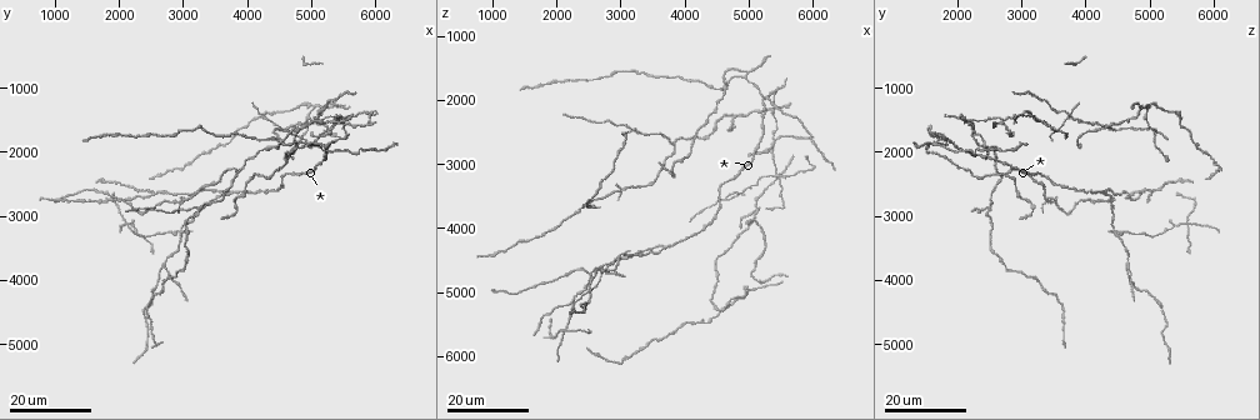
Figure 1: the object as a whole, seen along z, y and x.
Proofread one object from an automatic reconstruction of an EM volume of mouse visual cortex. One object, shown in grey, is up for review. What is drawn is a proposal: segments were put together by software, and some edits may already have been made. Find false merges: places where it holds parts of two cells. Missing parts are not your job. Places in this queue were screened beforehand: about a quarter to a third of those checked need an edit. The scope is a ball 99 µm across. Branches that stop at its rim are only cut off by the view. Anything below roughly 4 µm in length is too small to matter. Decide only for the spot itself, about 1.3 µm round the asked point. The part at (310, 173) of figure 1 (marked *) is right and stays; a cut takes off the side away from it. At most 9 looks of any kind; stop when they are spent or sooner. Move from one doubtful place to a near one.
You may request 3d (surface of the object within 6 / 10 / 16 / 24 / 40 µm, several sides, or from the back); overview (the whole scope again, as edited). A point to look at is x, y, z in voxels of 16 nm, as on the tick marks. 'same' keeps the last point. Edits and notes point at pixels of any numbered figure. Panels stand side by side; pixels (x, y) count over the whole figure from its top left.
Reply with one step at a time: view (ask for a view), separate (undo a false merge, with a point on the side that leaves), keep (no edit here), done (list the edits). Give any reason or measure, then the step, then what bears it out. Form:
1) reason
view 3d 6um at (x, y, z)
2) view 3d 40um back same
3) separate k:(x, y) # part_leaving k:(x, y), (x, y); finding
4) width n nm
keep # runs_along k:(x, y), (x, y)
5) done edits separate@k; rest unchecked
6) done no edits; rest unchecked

view 3d 24um at (4150, 2350, 2600)

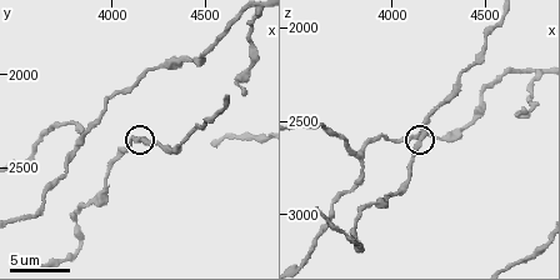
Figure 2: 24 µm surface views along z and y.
closer look
view 3d 10um at (4120, 2340, 2640)

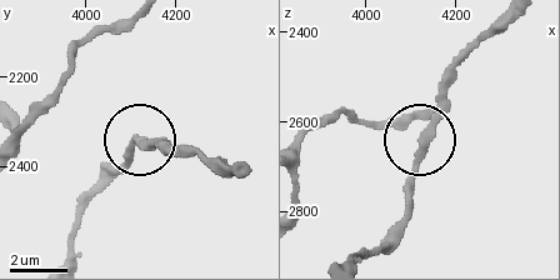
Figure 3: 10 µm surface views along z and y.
side_arm 23 um
keep # runs_along 3:(498, 26), (461, 63), (445, 113), (421, 141), (411, 210); continuous, no second cell

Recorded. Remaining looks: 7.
three arms meet
view 3d 24um at (5250, 2000, 2000)

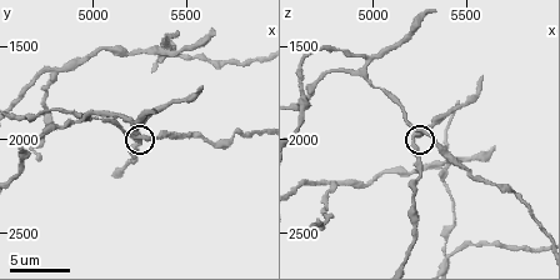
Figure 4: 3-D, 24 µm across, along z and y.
closer look
view 3d 6um at (5280, 2000, 1960)

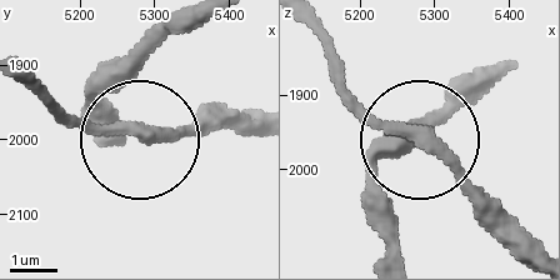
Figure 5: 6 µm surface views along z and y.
width 220 nm
keep # runs_along 5:(388, 256), (376, 173), (413, 136), (539, 251); all the same cell

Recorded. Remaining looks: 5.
small branch off a trunk
view 3d 16um at (5400, 1500, 2140)

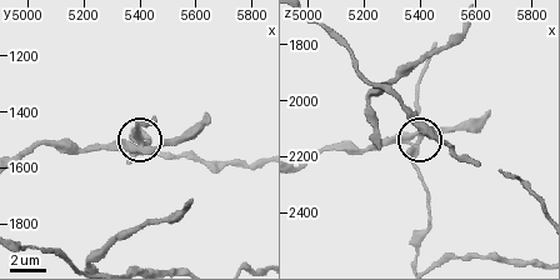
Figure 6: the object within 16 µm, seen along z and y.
width 290 nm
separate 6:(140, 134) # part_leaving 6:(419, 134), (414, 164), (428, 200), (428, 223), (416, 258); two cells meet here

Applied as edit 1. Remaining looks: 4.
three-way junction
view 3d 24um at (3250, 2900, 2500)

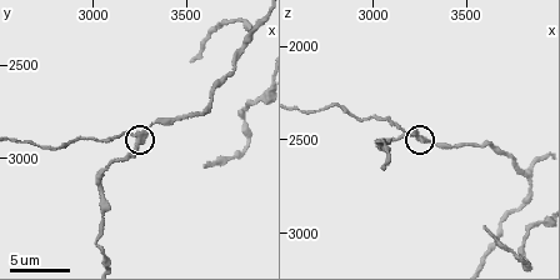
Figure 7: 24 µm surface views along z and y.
closer look
view 3d 6um at (3260, 2900, 2500)

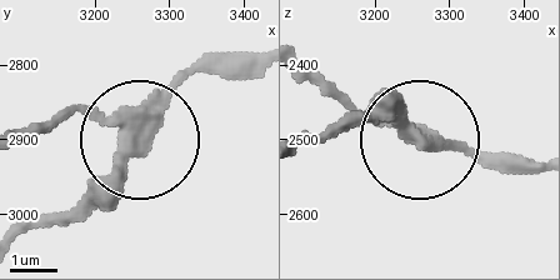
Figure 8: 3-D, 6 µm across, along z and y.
width 320 nm
separate 8:(54, 119) # part_leaving 8:(119, 115), (28, 128); a second cell is stuck on

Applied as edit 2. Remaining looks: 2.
done edits separate@6, separate@8; rest unchecked

